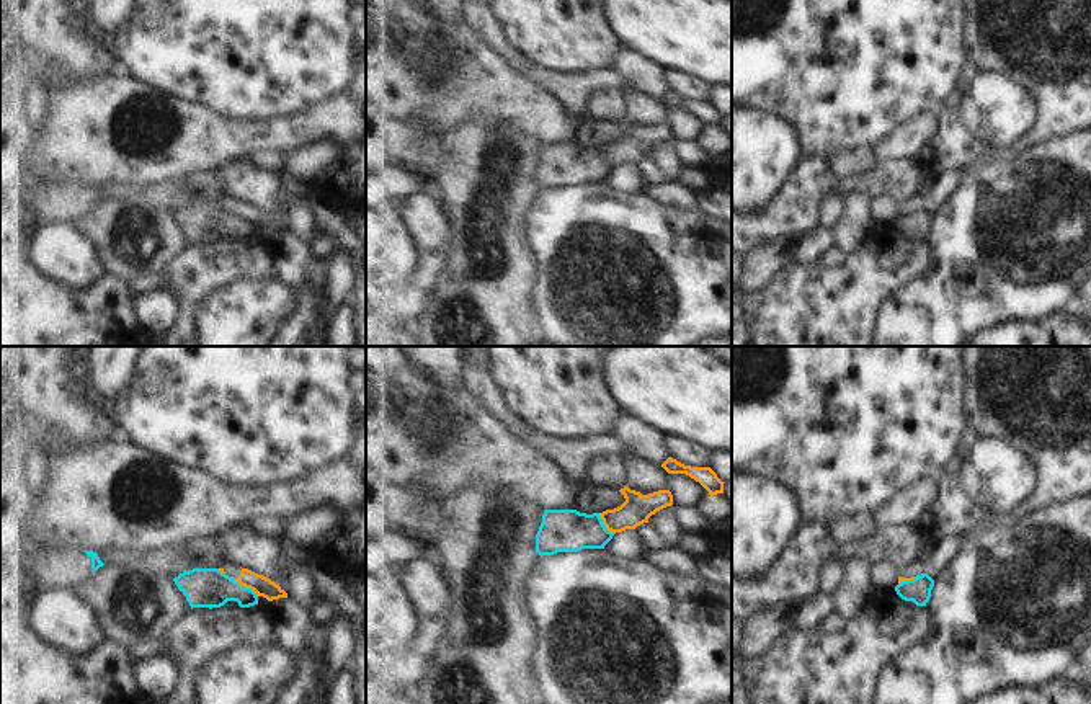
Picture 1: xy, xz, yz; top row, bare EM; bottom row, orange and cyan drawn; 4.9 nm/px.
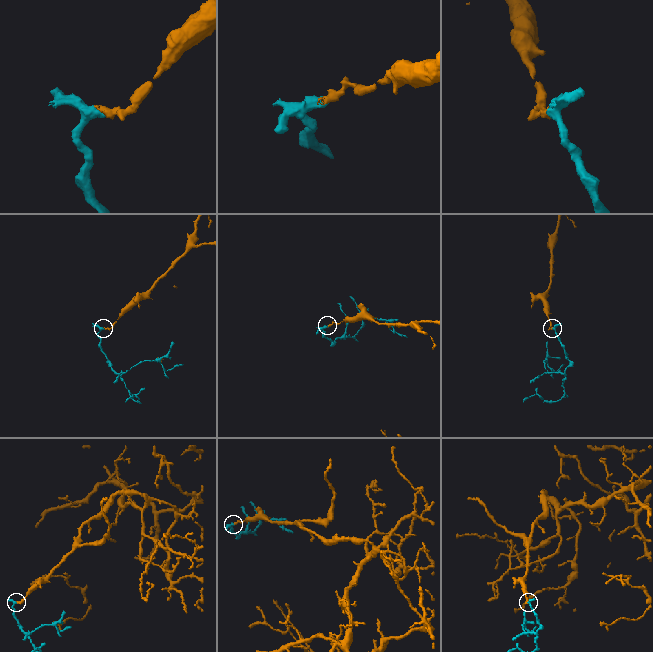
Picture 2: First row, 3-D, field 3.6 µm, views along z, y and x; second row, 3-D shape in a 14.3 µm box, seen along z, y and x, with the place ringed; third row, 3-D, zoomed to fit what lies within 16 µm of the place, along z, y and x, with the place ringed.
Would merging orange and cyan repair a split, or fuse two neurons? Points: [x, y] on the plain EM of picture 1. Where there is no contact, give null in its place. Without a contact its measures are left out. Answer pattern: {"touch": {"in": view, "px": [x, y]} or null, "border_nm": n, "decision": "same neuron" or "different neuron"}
{"touch": {"in": "xy", "px": [244, 219]}, "border_nm": 170, "decision": "different neuron"}

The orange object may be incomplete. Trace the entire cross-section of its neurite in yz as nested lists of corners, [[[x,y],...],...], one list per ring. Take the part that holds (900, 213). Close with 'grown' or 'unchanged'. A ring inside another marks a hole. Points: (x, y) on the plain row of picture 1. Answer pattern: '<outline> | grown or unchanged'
[[[924,170],[924,173],[920,178],[918,191],[906,201],[902,201],[898,204],[898,217],[908,216],[916,212],[918,209],[923,209],[926,206],[926,198],[929,189],[934,185],[934,176]]] | grown

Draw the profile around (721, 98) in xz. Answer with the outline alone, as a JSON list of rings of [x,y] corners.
[[[714,87],[710,103],[722,116],[732,116],[732,87]]]

